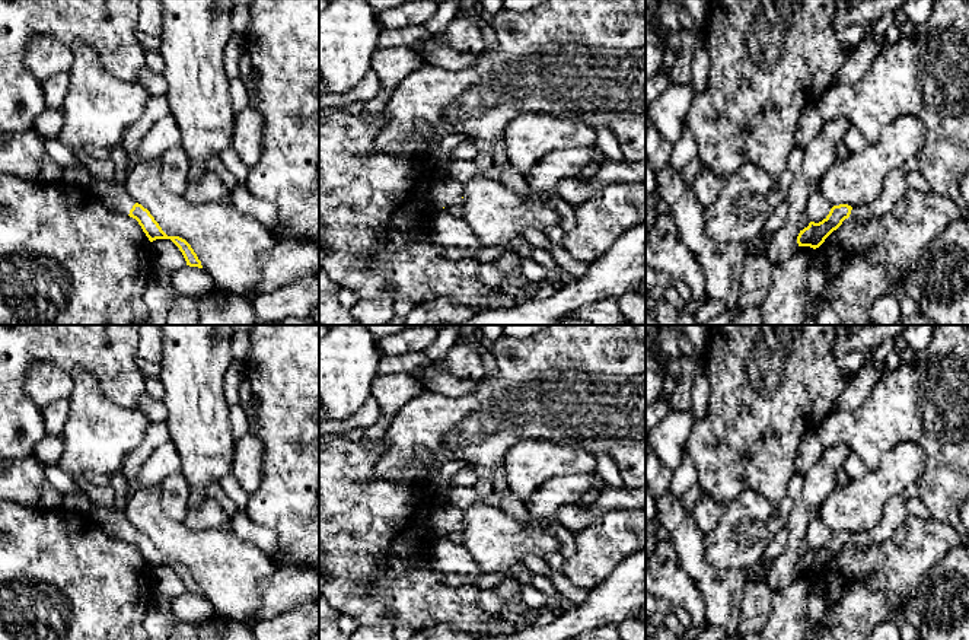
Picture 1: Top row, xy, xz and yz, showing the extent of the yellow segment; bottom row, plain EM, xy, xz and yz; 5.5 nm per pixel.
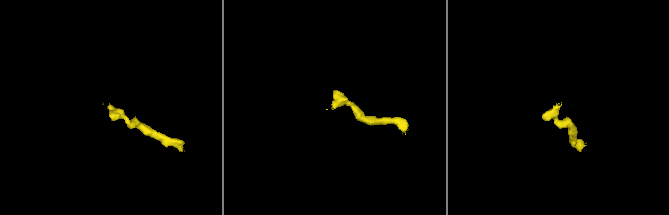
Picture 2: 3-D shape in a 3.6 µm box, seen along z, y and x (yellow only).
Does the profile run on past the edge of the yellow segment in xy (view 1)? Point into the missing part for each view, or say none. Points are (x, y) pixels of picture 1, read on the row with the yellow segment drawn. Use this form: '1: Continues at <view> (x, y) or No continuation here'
1: Continues at xy (112, 194)

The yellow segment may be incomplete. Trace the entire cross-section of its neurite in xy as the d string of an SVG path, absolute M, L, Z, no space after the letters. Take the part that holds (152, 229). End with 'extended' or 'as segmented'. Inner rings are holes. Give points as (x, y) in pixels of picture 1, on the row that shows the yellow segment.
M90 176L90 191L109 208L127 214L138 222L150 242L156 239L170 239L182 252L187 265L203 268L201 261L191 245L179 236L168 236L147 208L138 204L119 182Z | extended

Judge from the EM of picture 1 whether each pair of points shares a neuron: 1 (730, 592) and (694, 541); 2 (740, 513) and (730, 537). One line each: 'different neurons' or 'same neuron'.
1: same neuron
2: same neuron

